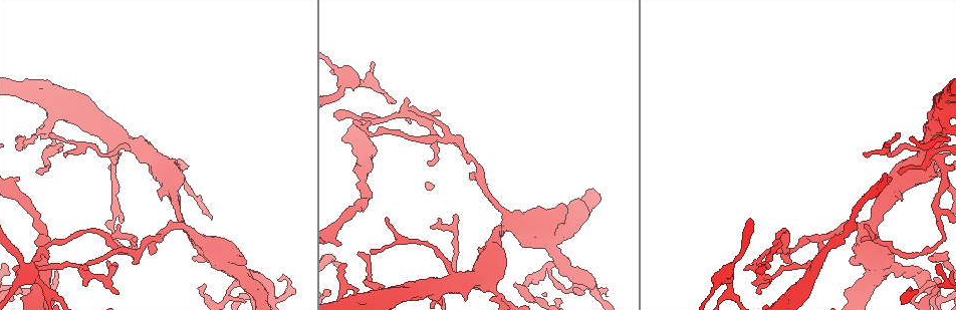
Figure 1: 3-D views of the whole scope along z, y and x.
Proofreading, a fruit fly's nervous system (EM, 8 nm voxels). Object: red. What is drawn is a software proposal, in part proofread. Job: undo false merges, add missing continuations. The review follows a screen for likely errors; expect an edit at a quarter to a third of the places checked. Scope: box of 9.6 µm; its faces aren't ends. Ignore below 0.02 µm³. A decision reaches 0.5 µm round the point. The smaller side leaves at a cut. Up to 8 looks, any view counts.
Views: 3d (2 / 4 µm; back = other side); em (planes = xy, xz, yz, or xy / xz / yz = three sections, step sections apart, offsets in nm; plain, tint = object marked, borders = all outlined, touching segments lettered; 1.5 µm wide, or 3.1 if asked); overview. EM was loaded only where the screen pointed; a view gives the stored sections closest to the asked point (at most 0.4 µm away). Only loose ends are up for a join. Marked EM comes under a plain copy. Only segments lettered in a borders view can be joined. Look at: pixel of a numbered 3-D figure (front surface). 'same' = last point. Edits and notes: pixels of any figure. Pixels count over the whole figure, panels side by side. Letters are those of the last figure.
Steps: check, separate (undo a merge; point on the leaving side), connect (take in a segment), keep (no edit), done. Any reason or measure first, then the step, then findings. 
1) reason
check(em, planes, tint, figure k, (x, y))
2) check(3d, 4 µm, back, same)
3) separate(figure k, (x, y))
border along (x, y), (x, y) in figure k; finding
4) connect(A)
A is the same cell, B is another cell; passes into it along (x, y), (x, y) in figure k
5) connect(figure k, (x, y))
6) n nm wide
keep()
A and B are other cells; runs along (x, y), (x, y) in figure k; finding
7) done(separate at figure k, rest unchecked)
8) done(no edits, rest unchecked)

stops while still wide
check(3d, 4 µm, figure 1, (394, 299))

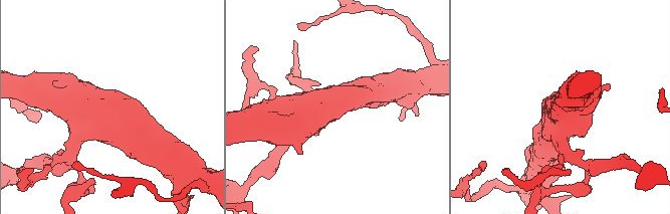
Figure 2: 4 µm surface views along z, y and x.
check(em, xz, step 8, tint, figure 2, (120, 92))

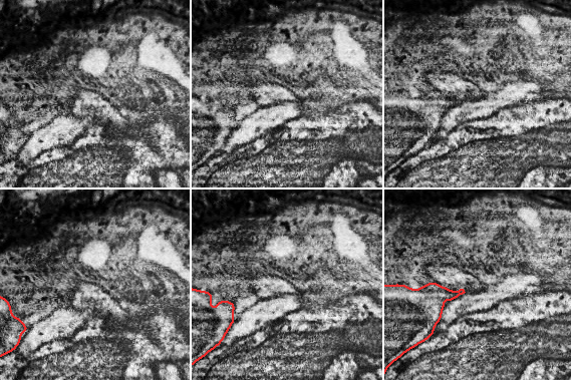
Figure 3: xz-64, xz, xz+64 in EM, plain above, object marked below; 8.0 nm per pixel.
another direction
check(em, planes, borders, same)

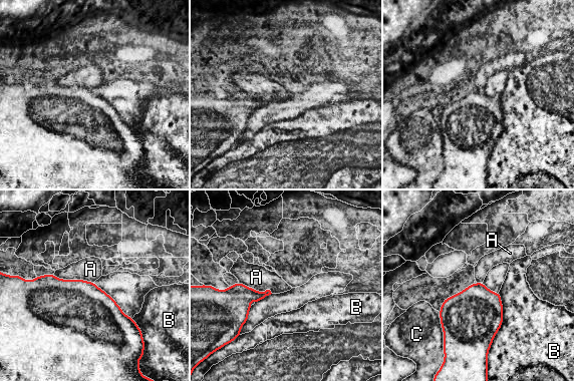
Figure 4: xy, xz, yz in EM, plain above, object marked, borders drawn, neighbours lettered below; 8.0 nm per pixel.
keep()
A, B and C are other cells; border along (53, 275), (93, 283) in figure 4; none of them fits

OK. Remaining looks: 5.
an open end
check(3d, 4 µm, figure 1, (19, 179))

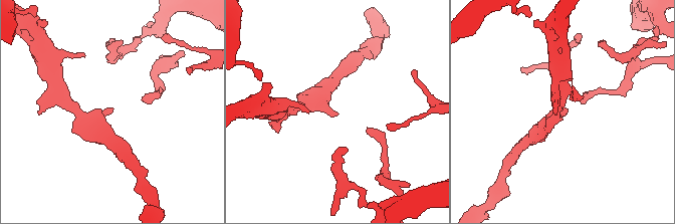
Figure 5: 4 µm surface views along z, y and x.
check(em, planes, borders, figure 5, (564, 109))

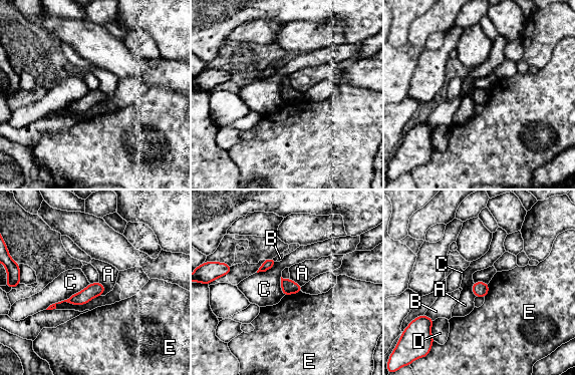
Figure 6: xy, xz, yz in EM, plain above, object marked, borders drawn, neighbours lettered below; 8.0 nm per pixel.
keep()
A, B, C, D and E are other cells; none of them fits

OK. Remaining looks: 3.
free end
check(em, planes, borders, figure 1, (107, 262))

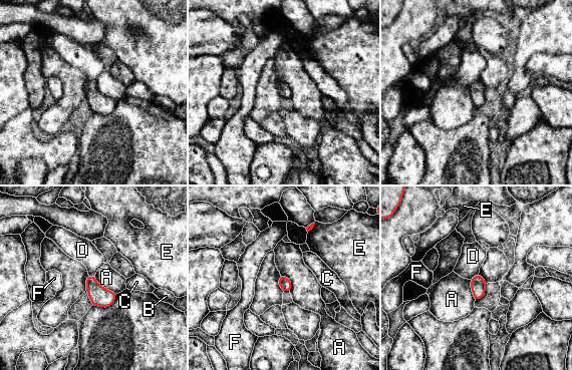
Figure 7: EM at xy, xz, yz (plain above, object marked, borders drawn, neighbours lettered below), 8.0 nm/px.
100 nm wide
keep()
A, B, C, D, E and F are other cells; border along (94, 276), (101, 286), (117, 293) in figure 7; no lettered segment goes on from it

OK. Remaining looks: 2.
done(no edits, rest unchecked)

